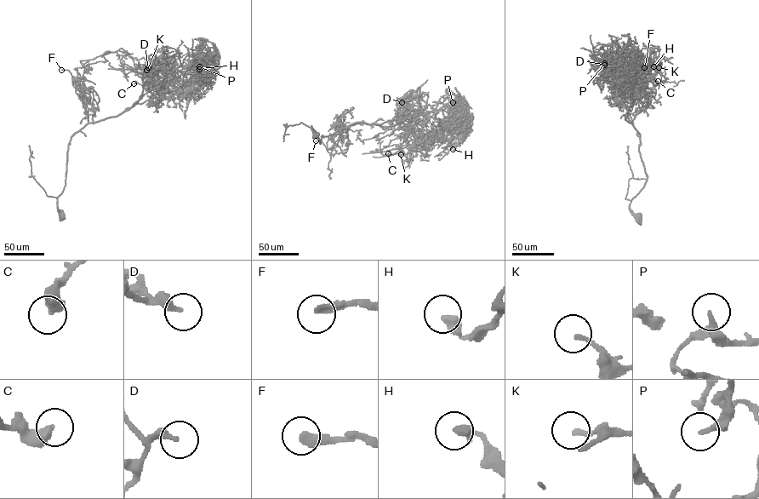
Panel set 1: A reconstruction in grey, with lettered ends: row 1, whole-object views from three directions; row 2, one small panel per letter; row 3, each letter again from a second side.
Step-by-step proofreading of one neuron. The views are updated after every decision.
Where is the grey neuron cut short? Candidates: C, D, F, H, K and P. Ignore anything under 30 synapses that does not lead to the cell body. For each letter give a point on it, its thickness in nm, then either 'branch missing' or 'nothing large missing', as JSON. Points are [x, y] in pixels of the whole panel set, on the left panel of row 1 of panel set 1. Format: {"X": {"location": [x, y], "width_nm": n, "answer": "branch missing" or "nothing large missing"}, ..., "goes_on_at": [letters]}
{"C": {"location": [134, 83], "width_nm": 440, "answer": "nothing large missing"}, "D": {"location": [148, 67], "width_nm": 300, "answer": "nothing large missing"}, "F": {"location": [61, 70], "width_nm": 340, "answer": "branch missing"}, "H": {"location": [199, 69], "width_nm": 360, "answer": "nothing large missing"}, "K": {"location": [146, 70], "width_nm": 150, "answer": "nothing large missing"}, "P": {"location": [199, 66], "width_nm": 280, "answer": "branch missing"}, "goes_on_at": ["F", "P"]}

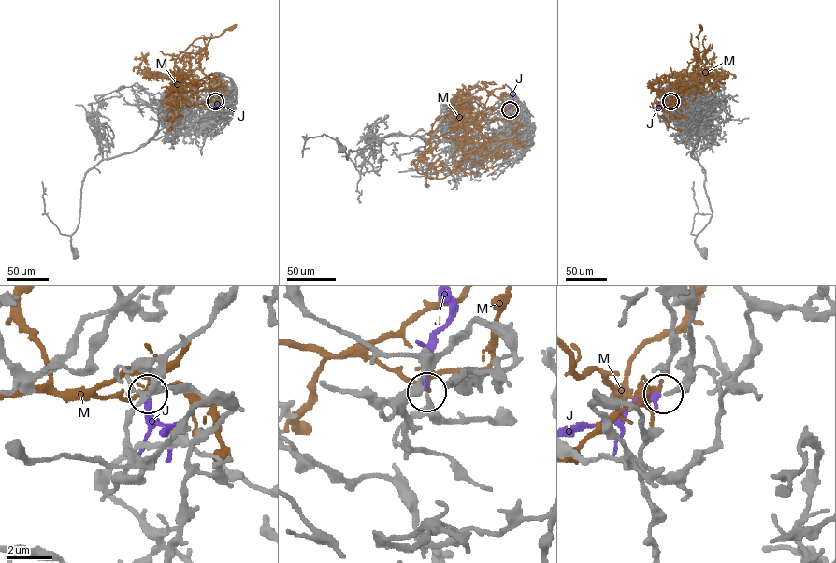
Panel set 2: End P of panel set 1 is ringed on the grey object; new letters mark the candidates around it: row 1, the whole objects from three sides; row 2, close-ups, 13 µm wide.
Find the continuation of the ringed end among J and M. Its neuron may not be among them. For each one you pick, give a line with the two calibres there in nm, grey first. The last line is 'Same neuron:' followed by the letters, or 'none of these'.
J: 200/320 nm
Same neuron: J

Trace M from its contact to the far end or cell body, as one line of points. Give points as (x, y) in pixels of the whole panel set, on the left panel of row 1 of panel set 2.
M: (216, 101), (194, 104), (181, 98), (180, 79), (171, 71), (151, 78), (137, 72), (150, 68), (158, 80)

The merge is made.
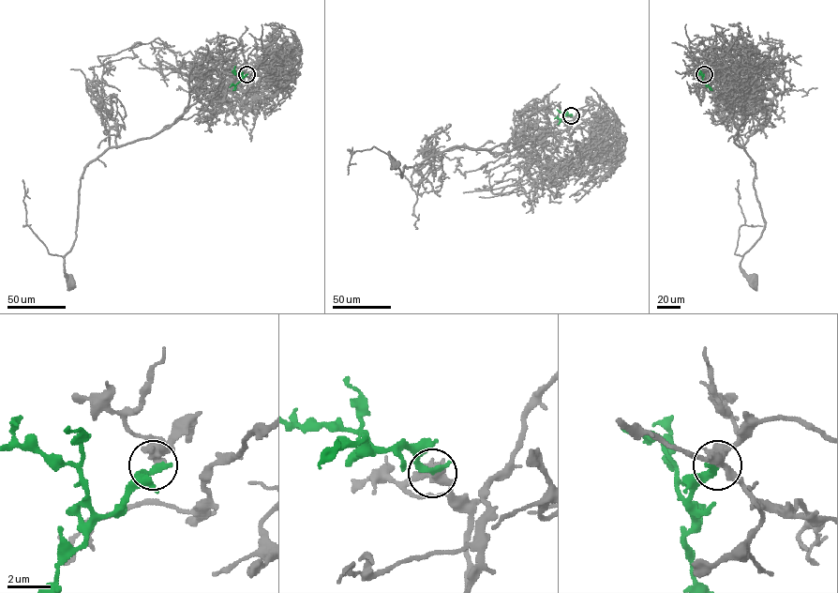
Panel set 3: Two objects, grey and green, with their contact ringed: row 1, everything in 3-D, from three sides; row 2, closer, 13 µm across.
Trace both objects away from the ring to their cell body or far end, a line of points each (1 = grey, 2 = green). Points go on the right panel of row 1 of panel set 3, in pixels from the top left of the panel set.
1: (704, 74), (721, 63), (720, 100), (755, 164), (764, 230), (740, 263), (753, 283)
2: (704, 74), (702, 79), (712, 90)

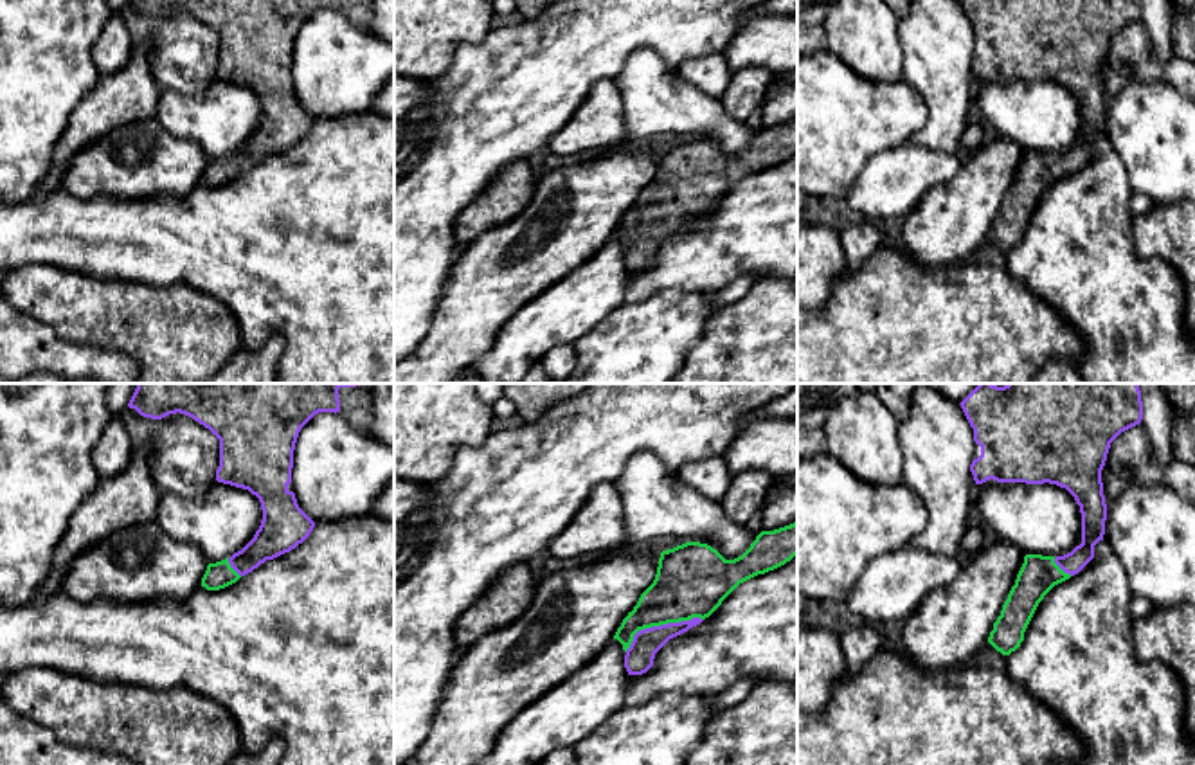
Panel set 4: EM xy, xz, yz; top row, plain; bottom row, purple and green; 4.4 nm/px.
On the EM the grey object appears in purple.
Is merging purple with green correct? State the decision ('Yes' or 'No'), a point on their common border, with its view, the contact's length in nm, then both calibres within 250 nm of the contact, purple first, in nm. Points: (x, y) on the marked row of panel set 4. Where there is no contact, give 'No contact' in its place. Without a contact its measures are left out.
Yes. Touches purple at xz (661, 625). Shared border 380 nm. Thickness 130 nm (purple) against 320 nm

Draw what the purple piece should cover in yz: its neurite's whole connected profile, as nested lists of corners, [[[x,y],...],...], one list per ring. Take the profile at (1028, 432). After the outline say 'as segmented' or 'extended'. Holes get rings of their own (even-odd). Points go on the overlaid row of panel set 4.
[[[979,383],[961,403],[974,428],[981,455],[972,461],[975,484],[997,482],[1056,484],[1065,488],[1080,506],[1082,544],[1064,556],[1026,554],[1001,616],[993,623],[988,643],[1010,655],[1024,641],[1024,632],[1044,596],[1058,583],[1078,574],[1092,558],[1094,545],[1103,540],[1107,504],[1101,470],[1110,443],[1143,419],[1137,383]]]; extended

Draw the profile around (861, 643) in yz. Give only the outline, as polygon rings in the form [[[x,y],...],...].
[[[867,623],[840,630],[840,648],[849,673],[860,673],[867,662],[884,648],[878,626]]]

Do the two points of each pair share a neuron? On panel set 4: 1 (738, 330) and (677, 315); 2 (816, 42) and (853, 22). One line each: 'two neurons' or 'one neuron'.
1: two neurons
2: two neurons

